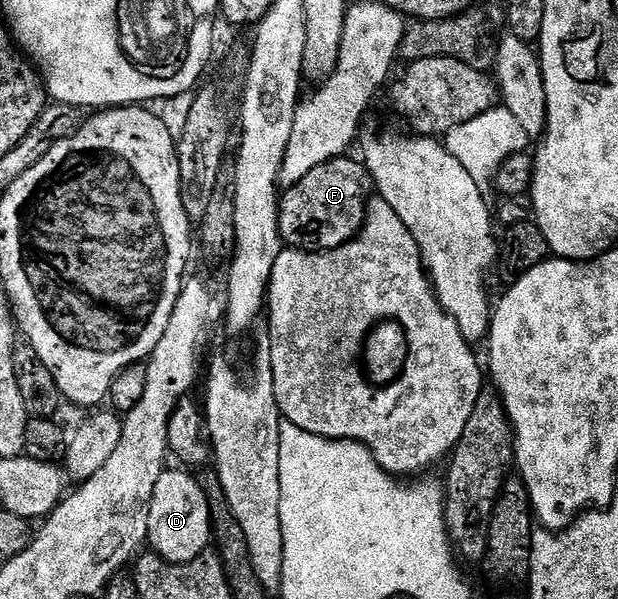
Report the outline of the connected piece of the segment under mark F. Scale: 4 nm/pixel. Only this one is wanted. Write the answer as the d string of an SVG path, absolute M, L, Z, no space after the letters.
M341 156L332 158L326 164L318 164L318 168L314 168L306 176L302 176L302 180L298 180L298 184L287 187L283 191L280 200L280 241L285 247L295 248L298 250L333 250L342 244L346 244L352 238L359 234L360 230L364 227L364 222L368 218L368 204L370 195L373 193L374 187L371 178L368 176L368 170L364 166L363 161L352 159L352 156Z

